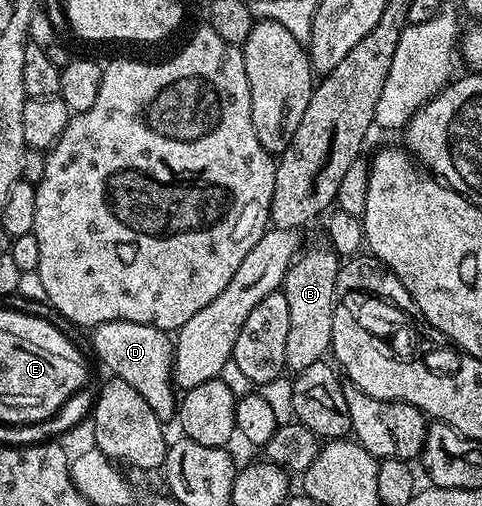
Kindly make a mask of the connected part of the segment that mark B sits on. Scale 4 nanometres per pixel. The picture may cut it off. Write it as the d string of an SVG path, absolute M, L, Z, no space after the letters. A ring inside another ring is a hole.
M305 247L284 276L282 291L286 306L290 309L290 330L286 334L286 368L292 374L306 370L306 366L314 366L314 362L325 359L332 346L336 283L342 260L331 247L323 247Z

